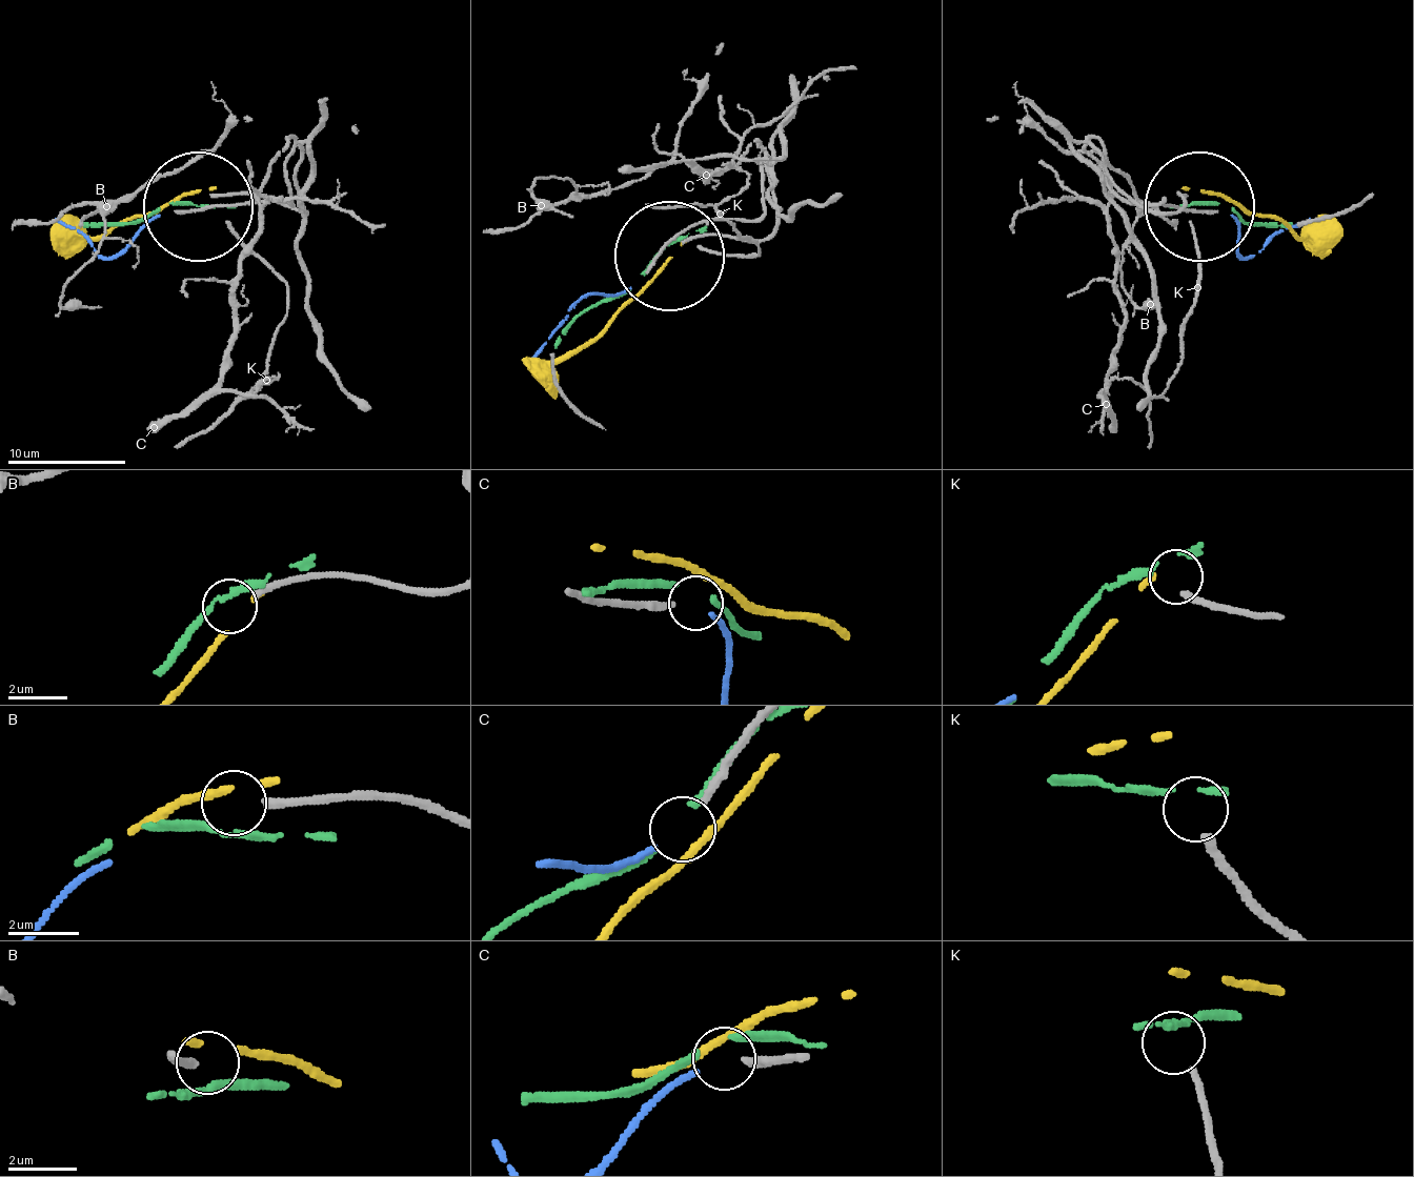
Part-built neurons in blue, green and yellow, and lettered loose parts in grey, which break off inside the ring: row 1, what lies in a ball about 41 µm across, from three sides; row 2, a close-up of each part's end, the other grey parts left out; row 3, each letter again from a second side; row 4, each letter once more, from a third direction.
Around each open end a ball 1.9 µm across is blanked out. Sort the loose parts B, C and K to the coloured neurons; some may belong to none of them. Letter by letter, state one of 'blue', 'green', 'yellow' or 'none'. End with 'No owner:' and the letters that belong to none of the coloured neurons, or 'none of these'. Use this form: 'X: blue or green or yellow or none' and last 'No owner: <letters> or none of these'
B: none
C: blue
K: green
No owner: B

